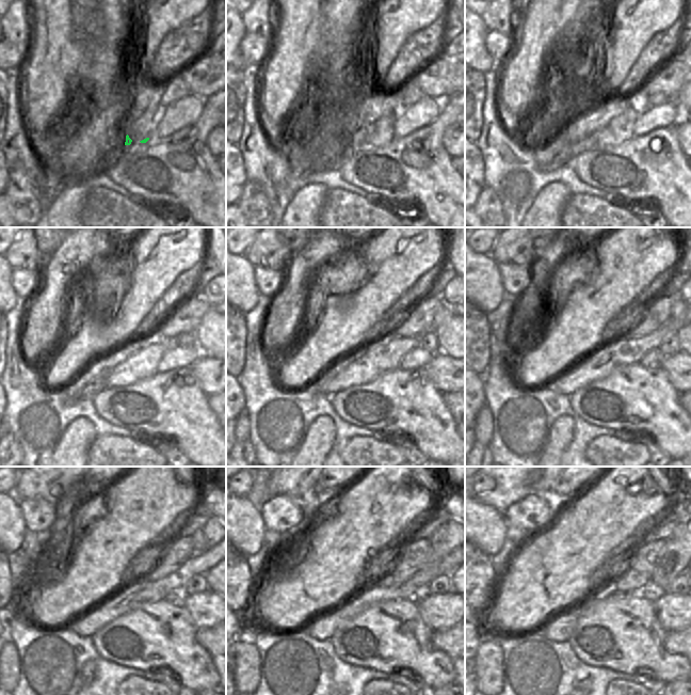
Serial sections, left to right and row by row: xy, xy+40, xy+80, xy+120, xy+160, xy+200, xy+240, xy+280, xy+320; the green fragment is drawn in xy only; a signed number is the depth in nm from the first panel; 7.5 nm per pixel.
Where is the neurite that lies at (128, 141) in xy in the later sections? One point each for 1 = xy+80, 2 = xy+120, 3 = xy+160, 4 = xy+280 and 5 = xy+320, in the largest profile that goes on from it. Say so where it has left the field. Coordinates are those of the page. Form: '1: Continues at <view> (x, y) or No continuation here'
1: Continues at xy+80 (620, 129)
2: Continues at xy+120 (143, 364)
3: Continues at xy+160 (384, 354)
4: Continues at xy+280 (321, 628)
5: Continues at xy+320 (559, 629).

